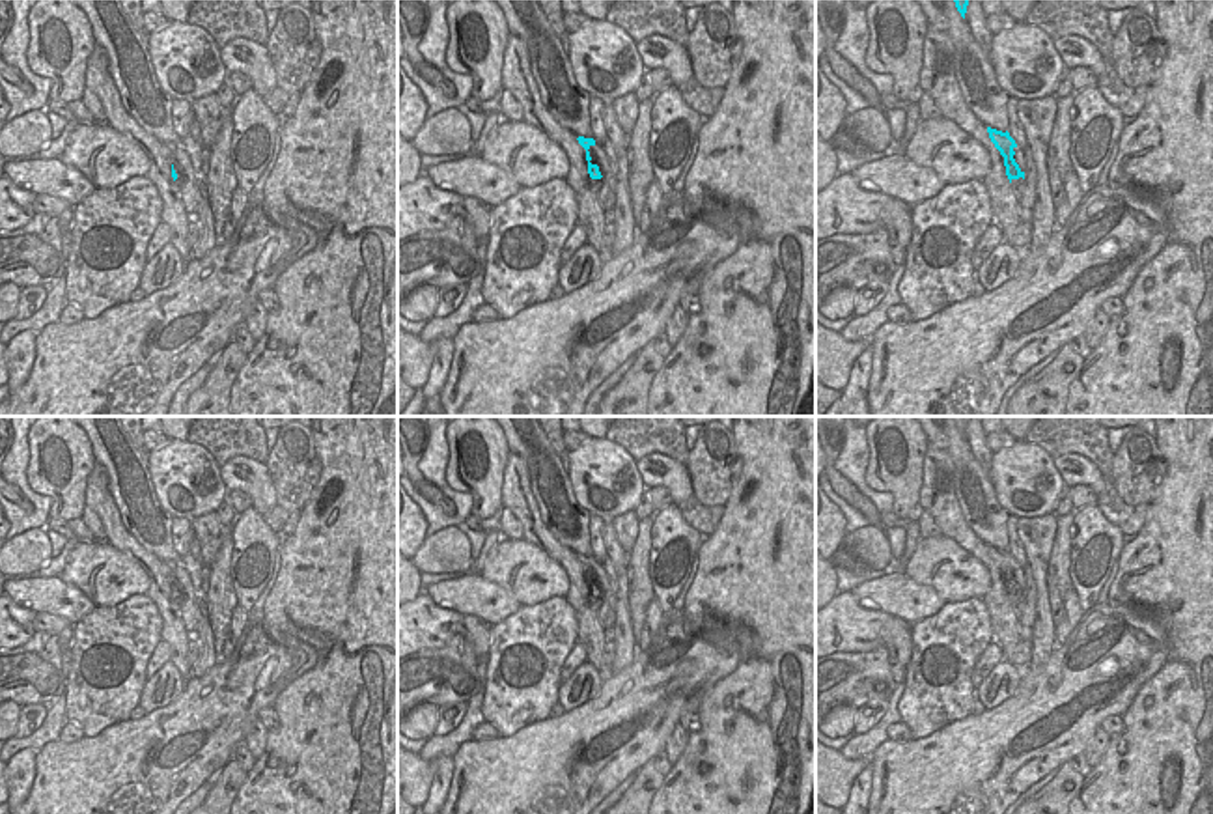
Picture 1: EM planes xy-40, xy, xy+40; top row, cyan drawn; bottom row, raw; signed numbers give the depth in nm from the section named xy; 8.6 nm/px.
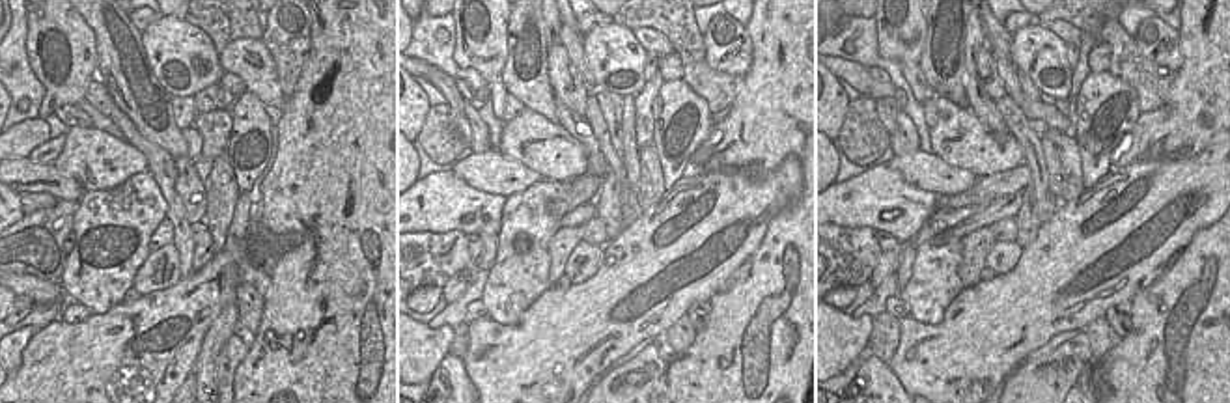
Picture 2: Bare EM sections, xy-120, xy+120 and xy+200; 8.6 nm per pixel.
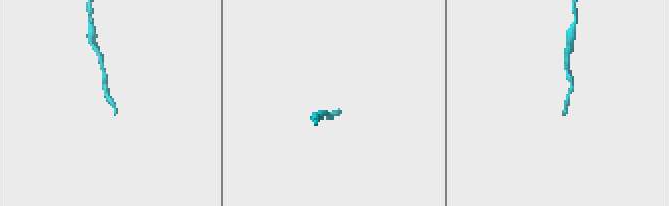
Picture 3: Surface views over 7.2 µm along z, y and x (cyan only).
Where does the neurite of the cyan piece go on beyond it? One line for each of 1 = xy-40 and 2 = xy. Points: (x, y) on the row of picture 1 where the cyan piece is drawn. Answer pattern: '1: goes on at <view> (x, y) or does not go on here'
1: goes on at xy-40 (191, 183)
2: goes on at xy (607, 191)

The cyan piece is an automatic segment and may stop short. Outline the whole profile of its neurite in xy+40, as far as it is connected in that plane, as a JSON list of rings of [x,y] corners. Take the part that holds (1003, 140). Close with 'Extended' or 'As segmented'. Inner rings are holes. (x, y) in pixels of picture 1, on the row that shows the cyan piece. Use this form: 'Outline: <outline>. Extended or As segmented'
Outline: [[[987,127],[989,138],[995,144],[995,147],[1004,157],[1006,175],[1010,183],[1013,179],[1023,177],[1025,179],[1025,151],[1015,144],[1015,140],[1010,136],[1010,133],[1002,133],[997,129]]]. Extended

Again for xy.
Outline: [[[577,138],[579,144],[586,149],[588,174],[592,179],[601,179],[597,198],[606,213],[612,213],[616,204],[616,177],[610,172],[608,159],[605,149],[593,138]]]. Extended

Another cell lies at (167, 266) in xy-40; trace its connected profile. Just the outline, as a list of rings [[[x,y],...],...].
[[[168,243],[151,260],[147,260],[138,288],[146,295],[151,295],[153,291],[164,289],[177,282],[183,271],[185,261],[181,254],[172,243]]]

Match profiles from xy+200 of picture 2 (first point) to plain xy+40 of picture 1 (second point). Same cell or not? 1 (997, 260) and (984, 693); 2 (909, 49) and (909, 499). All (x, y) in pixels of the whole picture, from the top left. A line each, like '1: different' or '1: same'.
1: same
2: same

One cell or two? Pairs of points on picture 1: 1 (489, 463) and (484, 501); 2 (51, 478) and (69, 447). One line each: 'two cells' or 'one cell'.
1: one cell
2: one cell

